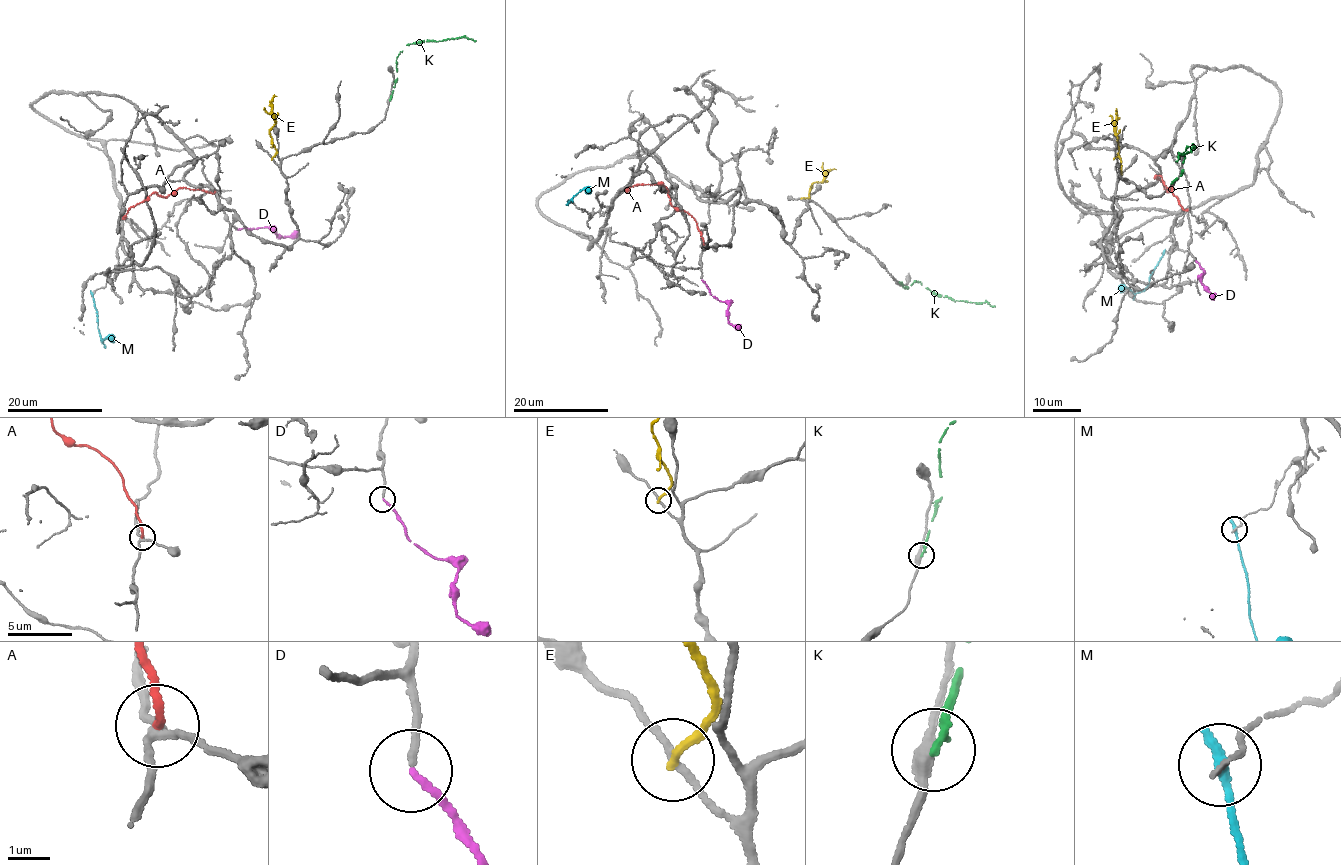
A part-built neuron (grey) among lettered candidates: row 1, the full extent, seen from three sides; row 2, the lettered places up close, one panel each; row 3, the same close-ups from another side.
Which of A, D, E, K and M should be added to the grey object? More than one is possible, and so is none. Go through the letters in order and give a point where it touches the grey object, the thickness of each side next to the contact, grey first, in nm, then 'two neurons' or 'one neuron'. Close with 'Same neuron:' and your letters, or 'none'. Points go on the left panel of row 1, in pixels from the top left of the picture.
A: meets grey at (214, 191); 170 nm thick on the grey side, 180 nm on the other; two neurons
D: meets grey at (237, 229); 150 nm thick on the grey side, 150 nm on the other; one neuron
E: meets grey at (272, 158); 150 nm thick on the grey side, 190 nm on the other; two neurons
K: meets grey at (390, 100); 320 nm thick on the grey side, 170 nm on the other; two neurons
M: meets grey at (92, 295); 110 nm thick on the grey side, 320 nm on the other; two neurons
Same neuron: D

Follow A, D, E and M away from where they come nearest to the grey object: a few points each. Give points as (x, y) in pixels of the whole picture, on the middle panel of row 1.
A: (703, 244), (697, 224), (684, 211), (671, 205), (664, 185), (635, 185), (625, 191)
D: (701, 279), (712, 296), (726, 302), (728, 319), (741, 329)
E: (801, 198), (810, 196), (812, 185), (821, 182), (828, 169), (836, 169)
M: (568, 201), (583, 189), (591, 190)

